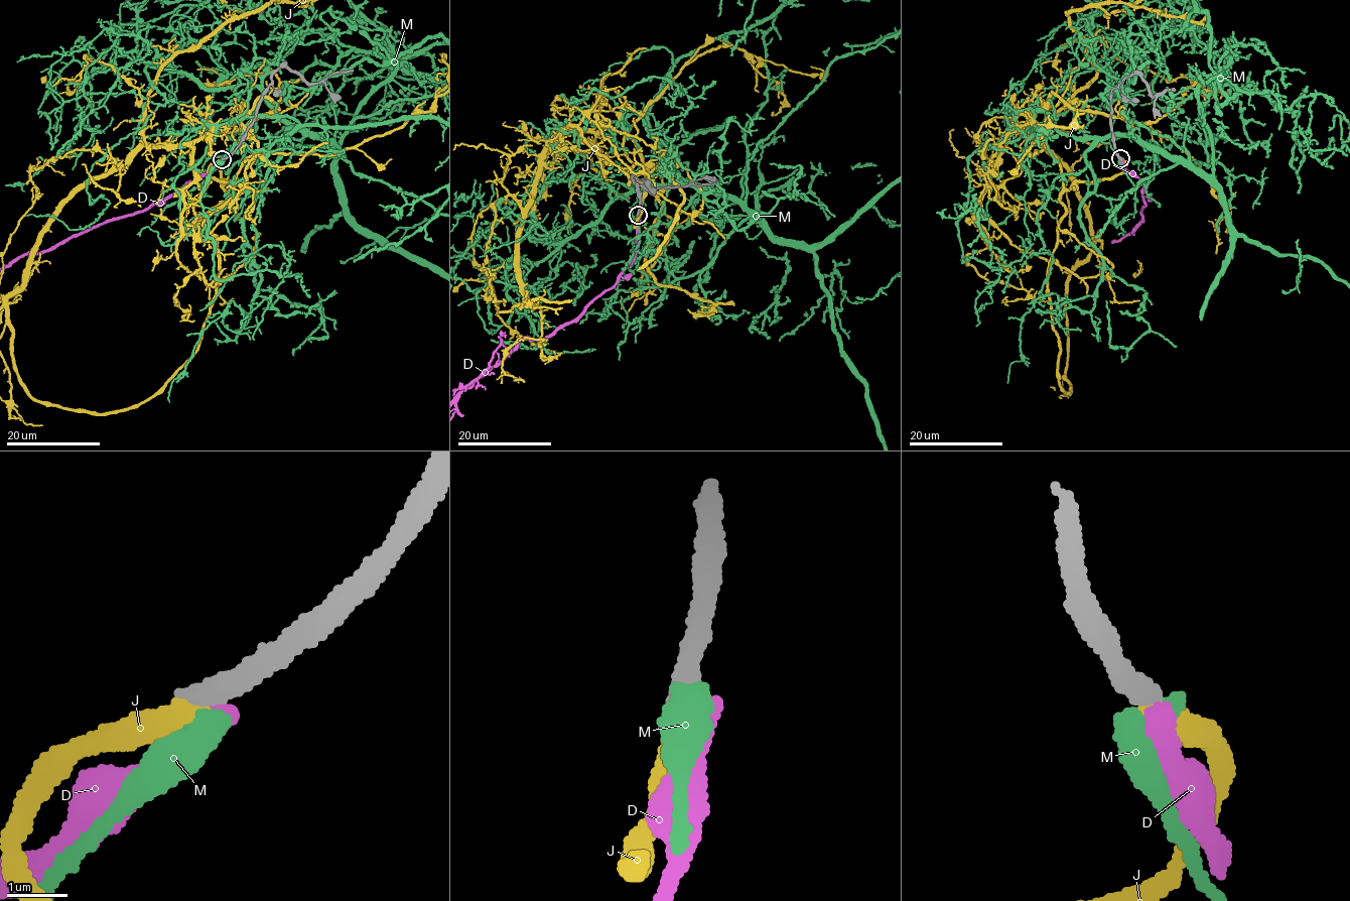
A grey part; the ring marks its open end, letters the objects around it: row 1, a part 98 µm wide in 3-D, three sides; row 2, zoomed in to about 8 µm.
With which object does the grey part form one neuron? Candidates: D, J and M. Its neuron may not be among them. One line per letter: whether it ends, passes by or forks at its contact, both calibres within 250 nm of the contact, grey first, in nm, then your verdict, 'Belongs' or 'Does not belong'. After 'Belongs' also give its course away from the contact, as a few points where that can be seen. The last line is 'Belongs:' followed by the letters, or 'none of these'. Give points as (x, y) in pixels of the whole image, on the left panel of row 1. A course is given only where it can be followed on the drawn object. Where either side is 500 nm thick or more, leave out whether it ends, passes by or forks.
D: It ends there. Thickness 400 nm (grey) against 400 nm. Does not belong
J: It ends there. Thickness 380 nm (grey) against 400 nm. Belongs
M: Thickness 400 nm (grey) against 550 nm. Does not belong
Belongs: J

